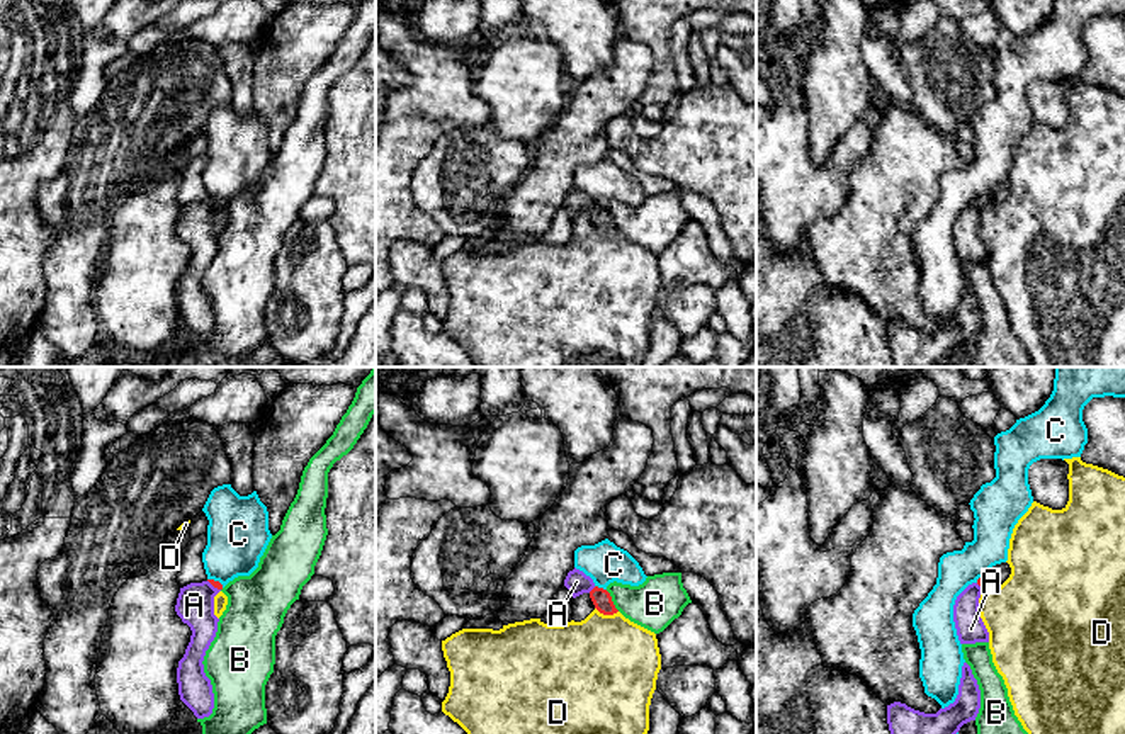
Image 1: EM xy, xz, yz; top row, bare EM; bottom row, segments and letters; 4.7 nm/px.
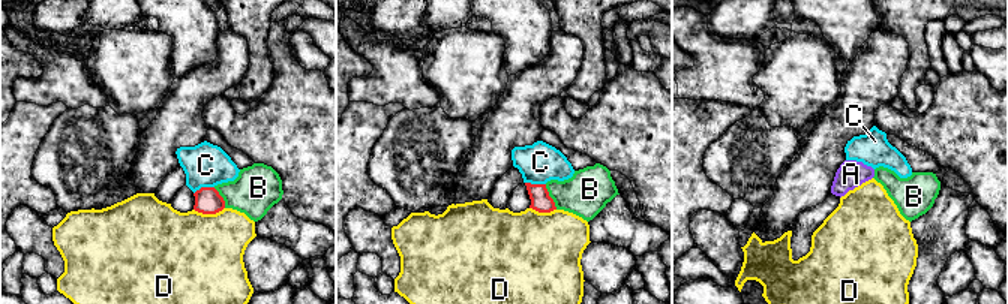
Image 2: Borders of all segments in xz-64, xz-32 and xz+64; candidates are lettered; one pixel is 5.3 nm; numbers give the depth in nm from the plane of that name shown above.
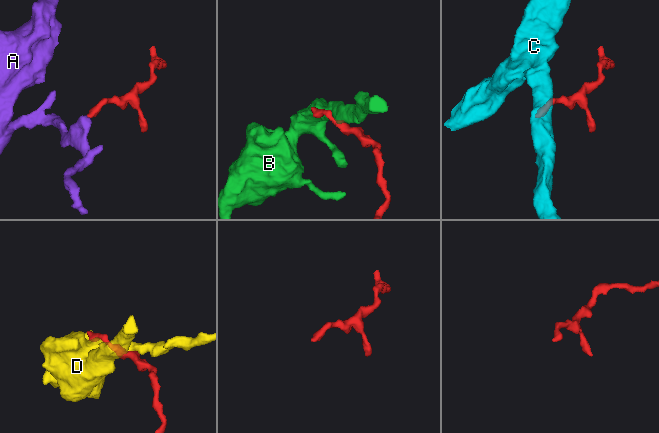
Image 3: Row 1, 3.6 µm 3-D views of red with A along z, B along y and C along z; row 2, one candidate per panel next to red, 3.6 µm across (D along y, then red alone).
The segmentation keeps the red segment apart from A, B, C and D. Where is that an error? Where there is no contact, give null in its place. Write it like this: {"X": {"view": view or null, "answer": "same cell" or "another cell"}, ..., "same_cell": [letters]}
{"A": {"view": "xz", "answer": "another cell"}, "B": {"view": "xz", "answer": "another cell"}, "C": {"view": "xz", "answer": "another cell"}, "D": {"view": "xz", "answer": "another cell"}, "same_cell": []}

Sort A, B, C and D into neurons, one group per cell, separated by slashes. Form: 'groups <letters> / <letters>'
groups A / B / C / D

